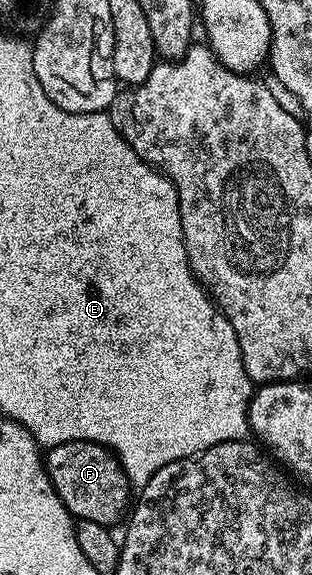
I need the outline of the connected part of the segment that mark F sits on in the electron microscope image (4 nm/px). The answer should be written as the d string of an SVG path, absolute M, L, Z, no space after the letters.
M96 442L57 444L46 451L45 461L53 488L57 496L61 496L72 518L93 520L111 528L119 517L122 519L128 513L129 503L133 498L133 487L127 481L127 473L120 466L119 459L106 446Z

